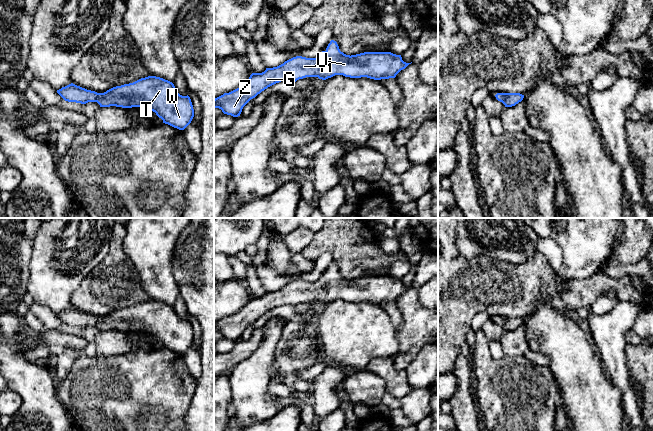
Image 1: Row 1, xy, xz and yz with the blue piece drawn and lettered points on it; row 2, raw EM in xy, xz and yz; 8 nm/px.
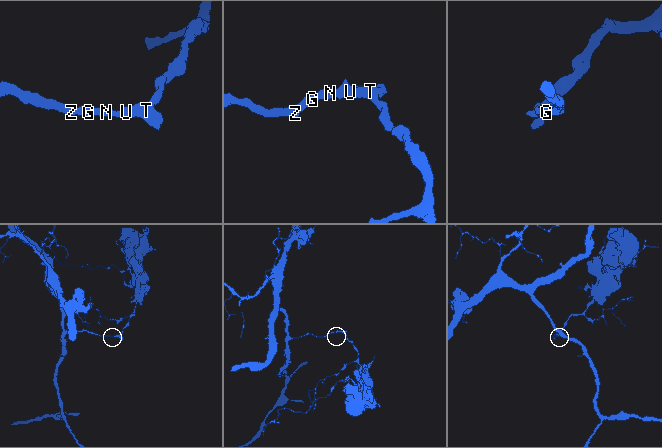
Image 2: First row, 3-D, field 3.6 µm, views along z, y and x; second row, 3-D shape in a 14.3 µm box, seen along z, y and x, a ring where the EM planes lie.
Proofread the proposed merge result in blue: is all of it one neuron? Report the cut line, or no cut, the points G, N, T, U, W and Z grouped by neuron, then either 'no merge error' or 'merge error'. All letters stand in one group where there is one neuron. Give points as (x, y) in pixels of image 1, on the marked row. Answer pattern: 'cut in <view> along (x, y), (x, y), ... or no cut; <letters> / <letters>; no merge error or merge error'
no cut; G N T U W Z; no merge error

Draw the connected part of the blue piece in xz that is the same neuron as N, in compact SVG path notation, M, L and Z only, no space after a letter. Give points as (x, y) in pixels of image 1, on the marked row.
M331 40L325 51L317 58L306 58L302 56L293 57L283 64L266 68L262 73L252 73L249 79L239 88L214 99L214 108L219 108L224 114L233 117L240 116L243 107L253 98L268 87L281 81L294 81L306 77L318 77L326 80L335 75L343 75L350 78L367 77L374 80L395 78L396 75L409 64L402 60L401 55L396 55L391 52L364 52L356 55L346 55L340 51L336 41Z

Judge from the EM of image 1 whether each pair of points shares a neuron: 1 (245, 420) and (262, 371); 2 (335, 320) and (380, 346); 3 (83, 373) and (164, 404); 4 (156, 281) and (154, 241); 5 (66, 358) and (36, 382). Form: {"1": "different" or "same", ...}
{"1": "same", "2": "same", "3": "same", "4": "same", "5": "different"}

